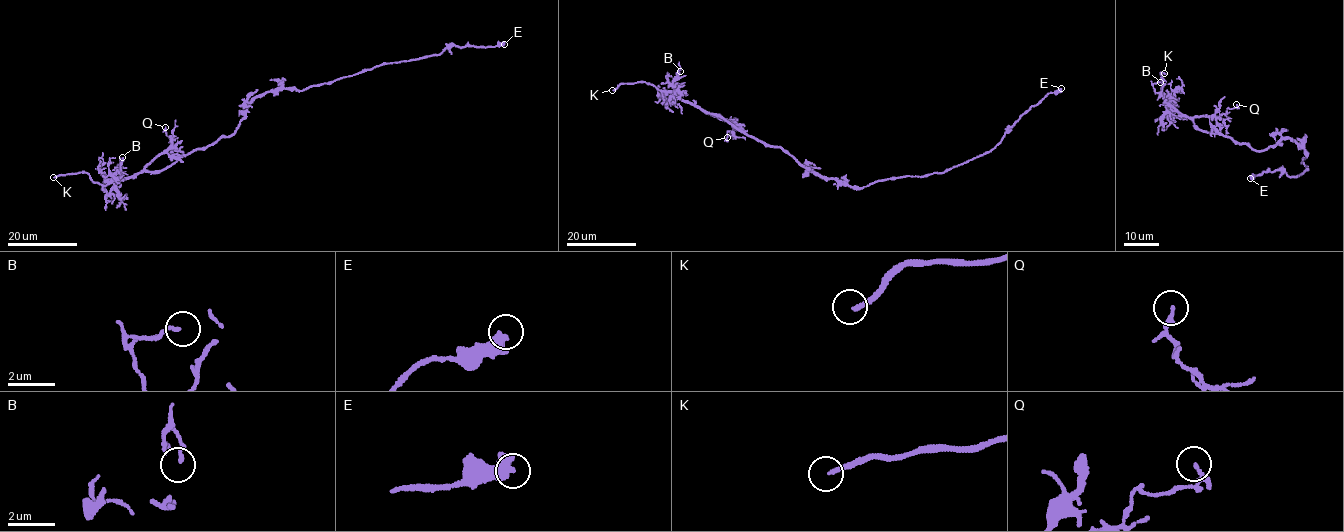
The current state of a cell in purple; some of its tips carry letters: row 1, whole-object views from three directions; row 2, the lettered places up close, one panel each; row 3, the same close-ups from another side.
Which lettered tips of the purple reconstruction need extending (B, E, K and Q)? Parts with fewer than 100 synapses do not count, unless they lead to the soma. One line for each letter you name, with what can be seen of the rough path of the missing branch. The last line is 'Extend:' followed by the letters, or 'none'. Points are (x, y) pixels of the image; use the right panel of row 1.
K: missing branch runs (1164, 73), (1184, 66), (1198, 72), (1209, 65), (1218, 70)
Extend: K

